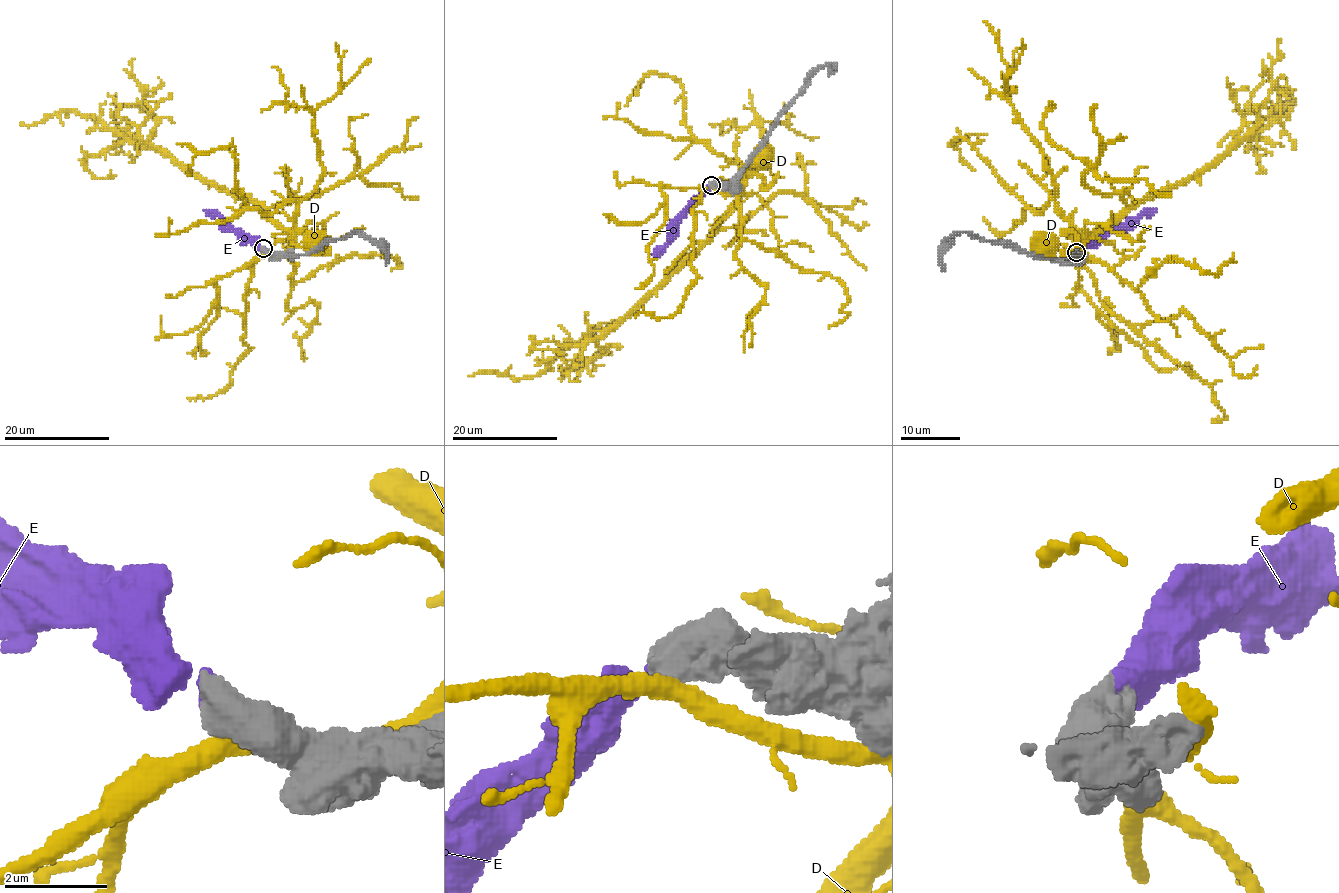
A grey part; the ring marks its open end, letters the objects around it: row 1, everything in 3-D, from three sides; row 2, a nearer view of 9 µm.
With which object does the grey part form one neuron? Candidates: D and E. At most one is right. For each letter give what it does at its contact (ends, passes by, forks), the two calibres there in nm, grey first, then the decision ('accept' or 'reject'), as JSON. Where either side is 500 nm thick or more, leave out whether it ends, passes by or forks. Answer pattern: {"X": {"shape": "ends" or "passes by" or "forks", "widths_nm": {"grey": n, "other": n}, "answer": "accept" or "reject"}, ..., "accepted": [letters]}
{"D": {"widths_nm": {"grey": 800, "other": 400}, "answer": "reject"}, "E": {"widths_nm": {"grey": 700, "other": 240}, "answer": "accept"}, "accepted": ["E"]}

